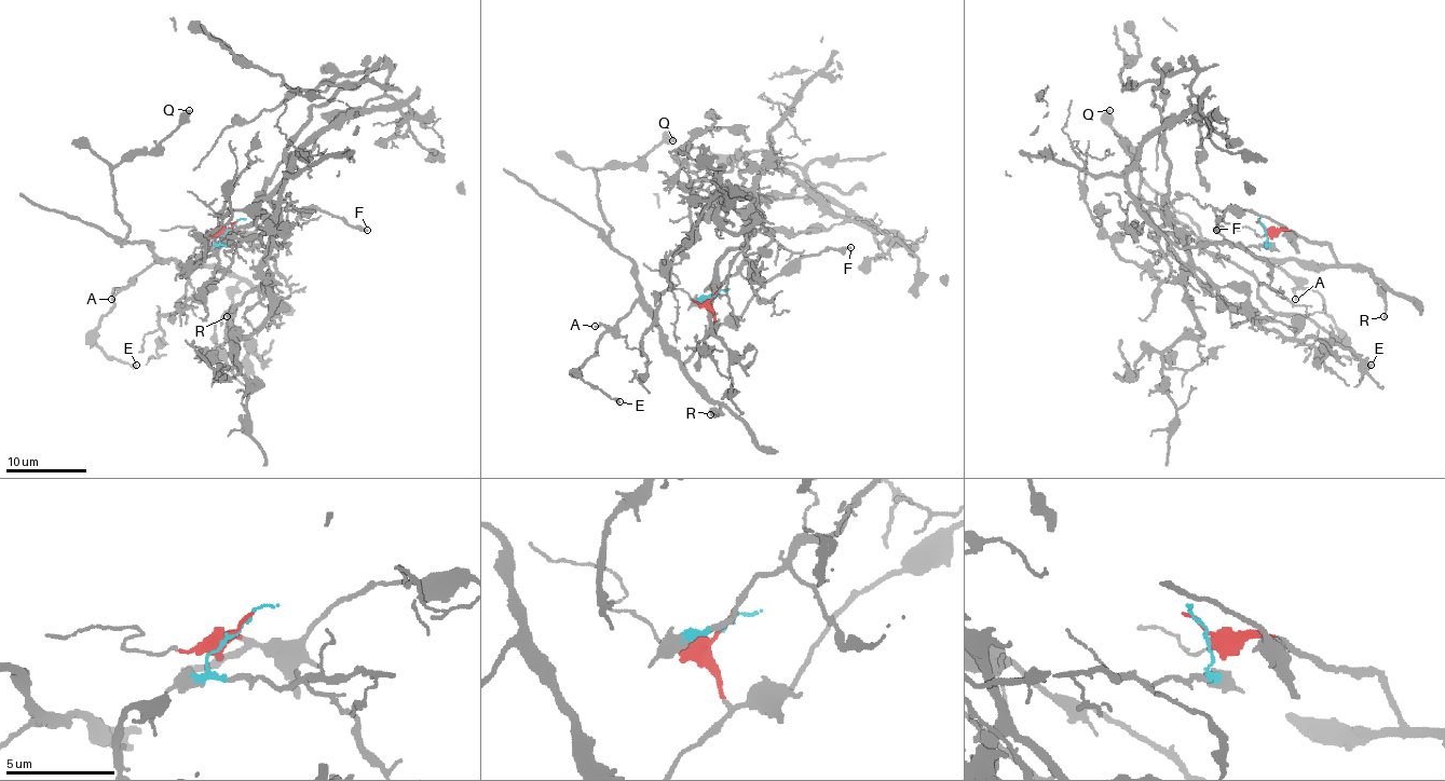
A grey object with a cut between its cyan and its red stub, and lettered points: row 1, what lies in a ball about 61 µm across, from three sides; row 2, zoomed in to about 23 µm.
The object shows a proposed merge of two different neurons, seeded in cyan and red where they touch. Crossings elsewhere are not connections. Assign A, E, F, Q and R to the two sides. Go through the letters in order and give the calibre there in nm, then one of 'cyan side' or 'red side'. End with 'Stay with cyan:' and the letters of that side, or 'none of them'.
A: calibre 140 nm; red side
E: calibre 280 nm; red side
F: calibre 240 nm; red side
Q: calibre 480 nm; red side
R: calibre 150 nm; red side
Stay with cyan: none of them

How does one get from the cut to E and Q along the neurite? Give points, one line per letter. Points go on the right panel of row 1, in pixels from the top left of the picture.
E: (1265, 228), (1330, 248), (1336, 262), (1271, 262), (1322, 297), (1354, 356), (1371, 366)
Q: (1265, 228), (1324, 242), (1336, 262), (1271, 260), (1207, 241), (1146, 181), (1109, 111)

